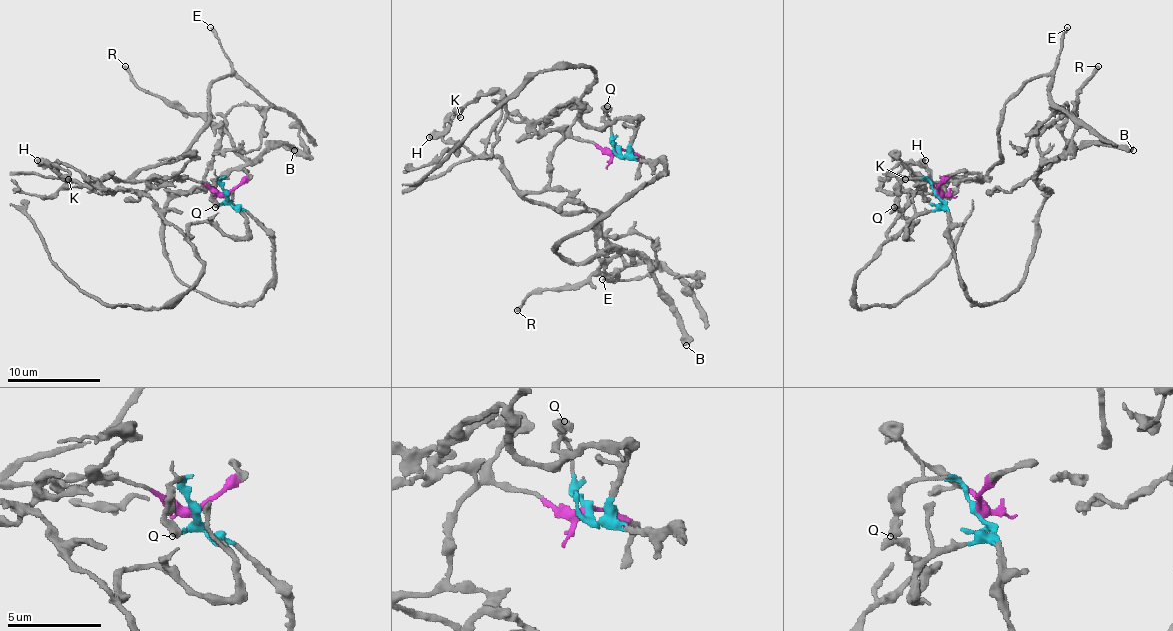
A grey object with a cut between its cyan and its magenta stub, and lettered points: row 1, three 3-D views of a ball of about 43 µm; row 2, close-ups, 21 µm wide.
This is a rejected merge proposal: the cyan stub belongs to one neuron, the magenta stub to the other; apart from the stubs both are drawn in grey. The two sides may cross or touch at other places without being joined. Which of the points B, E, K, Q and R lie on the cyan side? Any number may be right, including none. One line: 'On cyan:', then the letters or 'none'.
On cyan: B, Q, R

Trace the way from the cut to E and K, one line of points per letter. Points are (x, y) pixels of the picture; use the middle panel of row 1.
E: (619, 150), (565, 138), (554, 150), (551, 180), (526, 196), (600, 215), (600, 233), (624, 266), (603, 280)
K: (619, 150), (565, 138), (551, 180), (521, 192), (498, 159), (442, 138), (461, 117)

